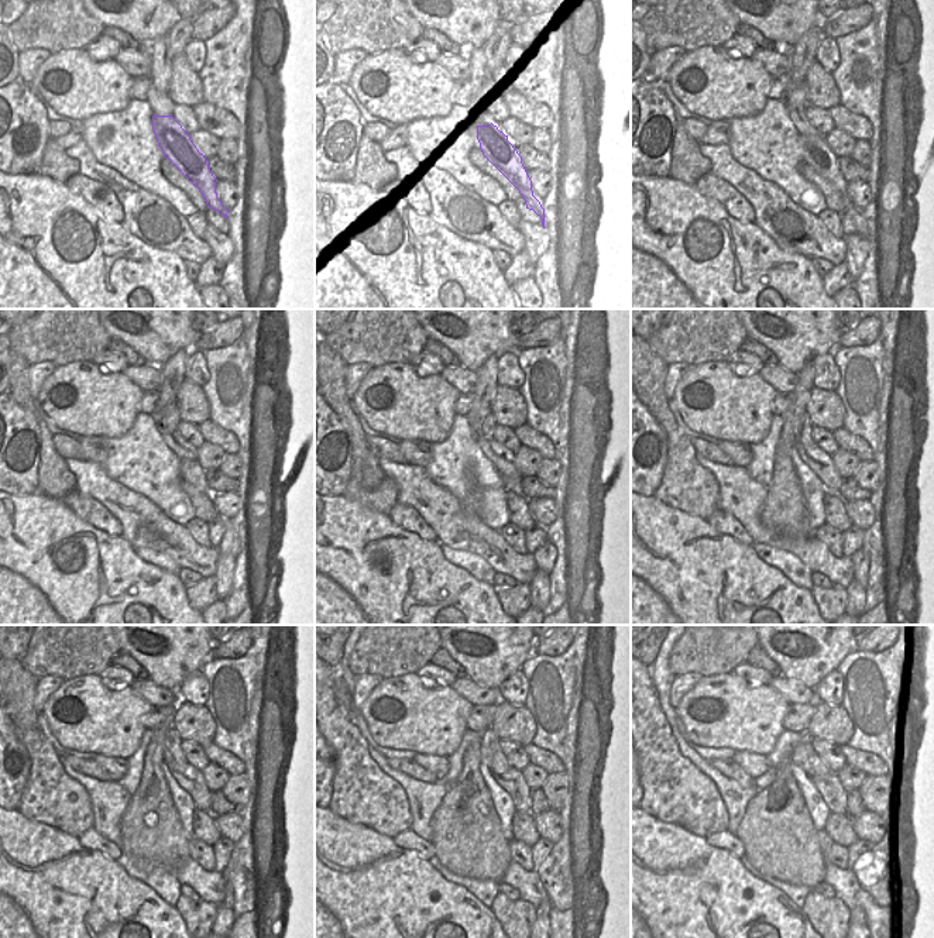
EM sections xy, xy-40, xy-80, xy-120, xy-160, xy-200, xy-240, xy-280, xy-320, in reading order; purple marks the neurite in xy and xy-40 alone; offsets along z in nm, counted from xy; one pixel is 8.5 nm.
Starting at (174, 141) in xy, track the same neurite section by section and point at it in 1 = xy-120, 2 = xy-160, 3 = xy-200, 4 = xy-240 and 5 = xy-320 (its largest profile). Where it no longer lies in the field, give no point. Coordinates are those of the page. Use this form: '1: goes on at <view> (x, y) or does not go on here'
1: goes on at xy-120 (192, 474)
2: goes on at xy-160 (545, 556)
3: goes on at xy-200 (859, 559)
4: goes on at xy-240 (229, 900)
5: goes on at xy-320 (858, 911)

